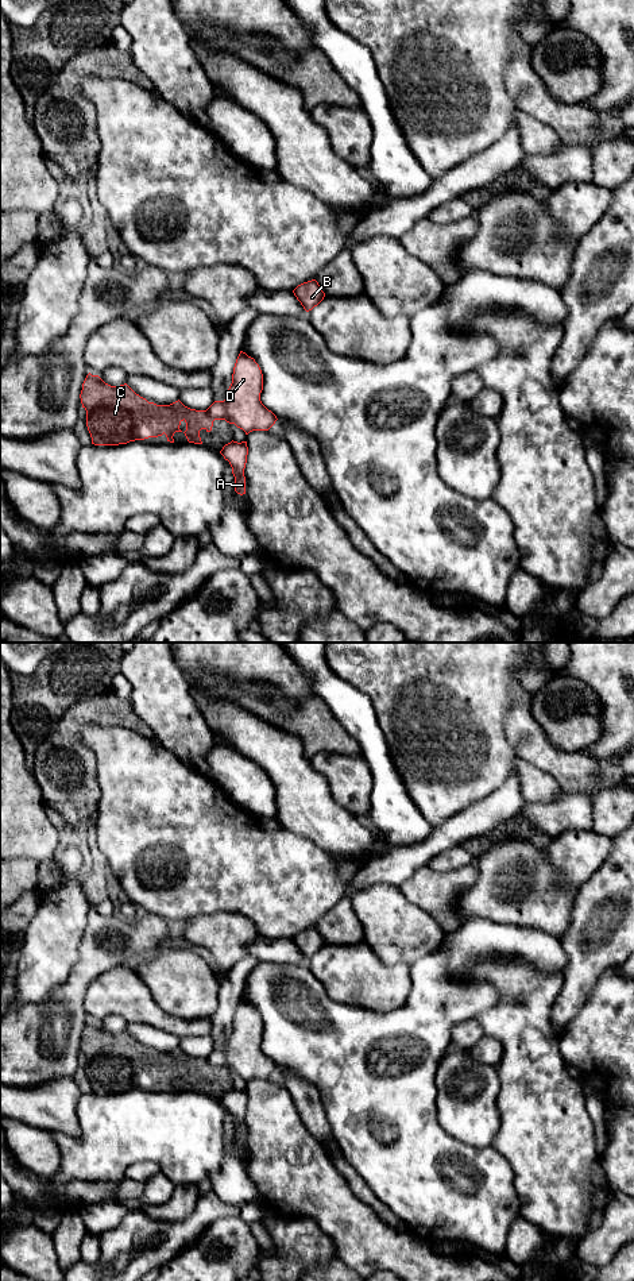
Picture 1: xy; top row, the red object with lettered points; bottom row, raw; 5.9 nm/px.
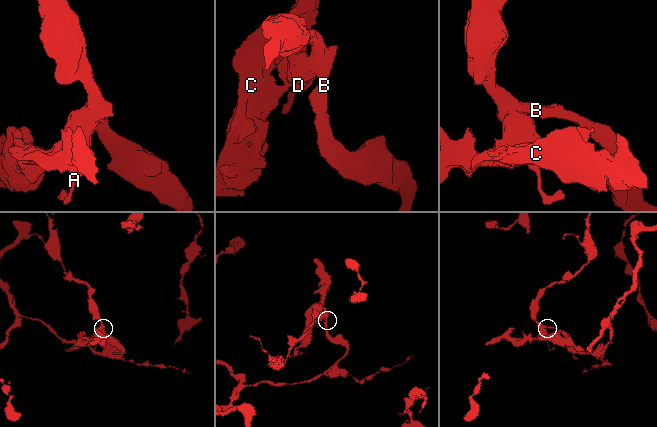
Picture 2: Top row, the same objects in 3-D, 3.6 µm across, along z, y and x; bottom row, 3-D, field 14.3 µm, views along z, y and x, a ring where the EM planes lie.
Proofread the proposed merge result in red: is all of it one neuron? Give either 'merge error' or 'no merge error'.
merge error

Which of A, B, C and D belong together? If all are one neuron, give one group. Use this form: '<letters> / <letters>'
A B D / C

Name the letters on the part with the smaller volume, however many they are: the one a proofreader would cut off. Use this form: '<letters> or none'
C

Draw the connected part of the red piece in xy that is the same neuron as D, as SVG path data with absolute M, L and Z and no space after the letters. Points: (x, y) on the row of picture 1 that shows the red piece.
M240 351L225 400L214 401L206 412L214 420L235 424L246 435L252 431L268 431L278 418L262 404L262 390L263 374L259 364Z

